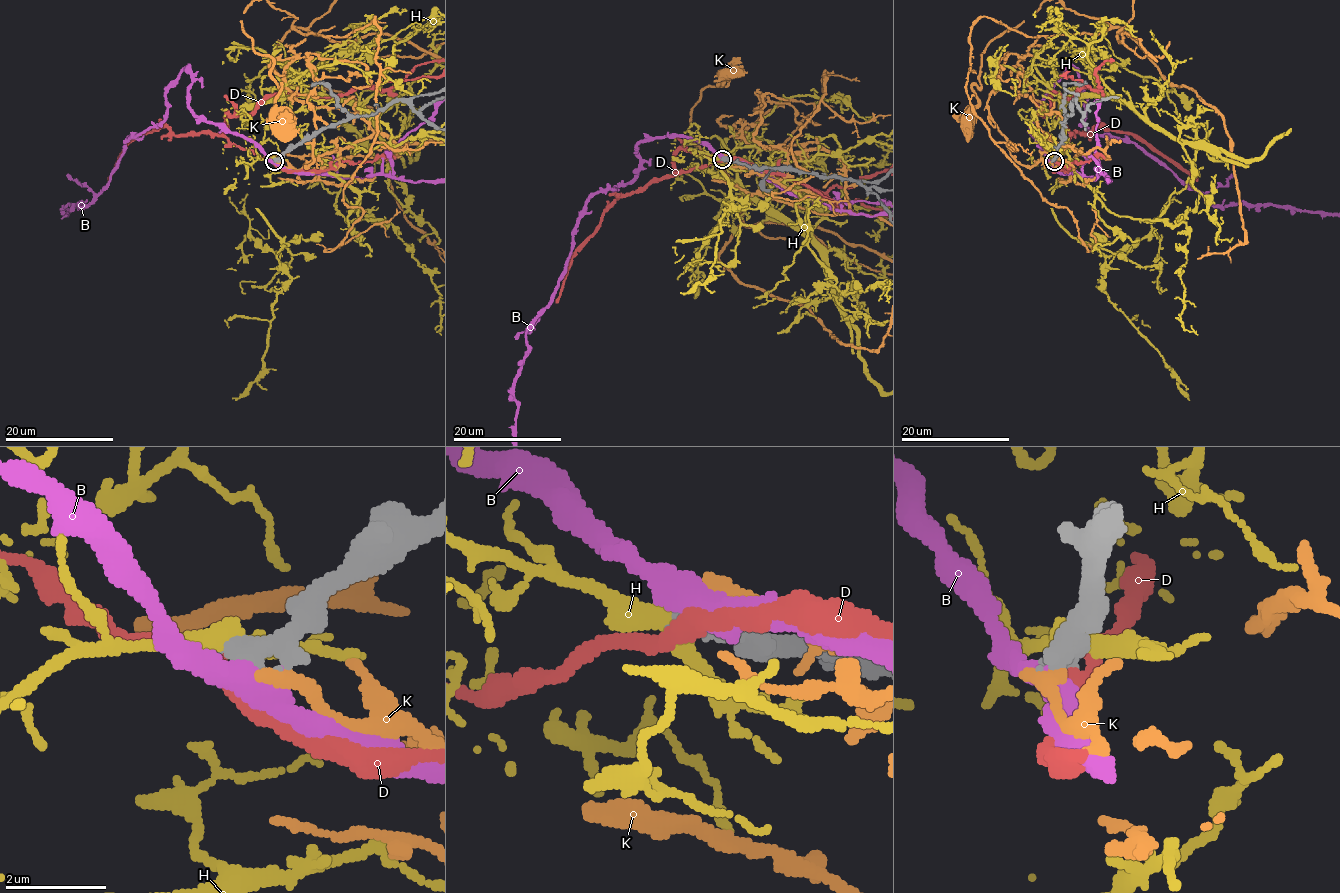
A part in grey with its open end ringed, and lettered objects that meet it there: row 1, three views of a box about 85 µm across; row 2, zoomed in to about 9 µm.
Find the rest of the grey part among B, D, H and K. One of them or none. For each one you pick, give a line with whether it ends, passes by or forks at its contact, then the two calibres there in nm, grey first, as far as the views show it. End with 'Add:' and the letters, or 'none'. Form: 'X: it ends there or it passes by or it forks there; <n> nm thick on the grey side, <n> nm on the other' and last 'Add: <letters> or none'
Add: none

